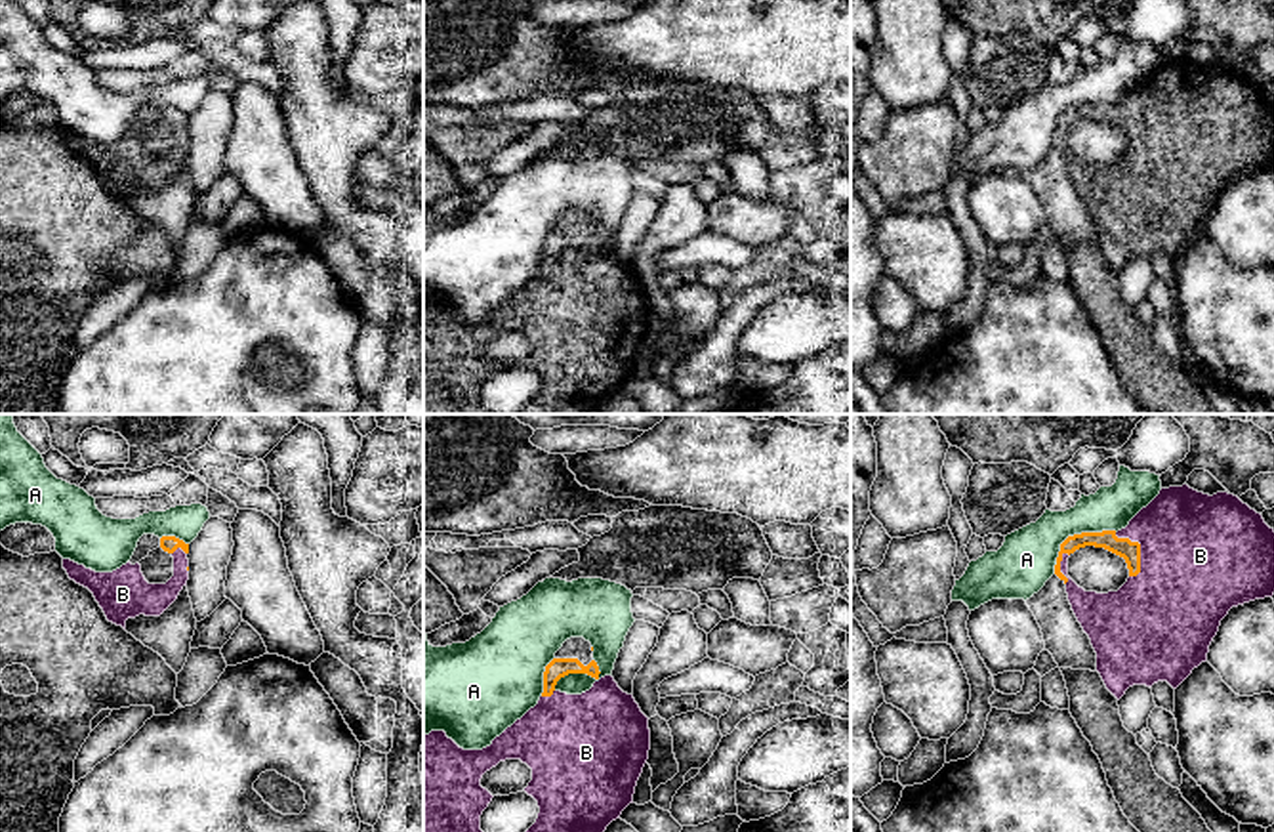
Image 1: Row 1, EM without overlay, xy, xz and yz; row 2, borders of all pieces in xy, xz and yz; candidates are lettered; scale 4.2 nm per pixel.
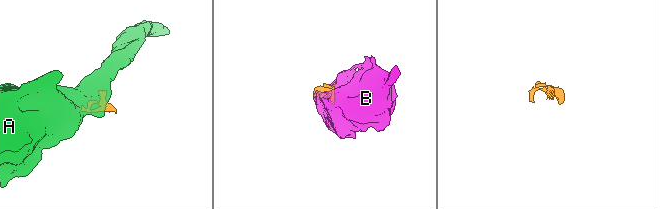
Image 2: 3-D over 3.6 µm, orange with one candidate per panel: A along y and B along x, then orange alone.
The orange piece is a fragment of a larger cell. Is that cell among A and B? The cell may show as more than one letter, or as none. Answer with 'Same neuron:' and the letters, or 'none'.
Same neuron: B

